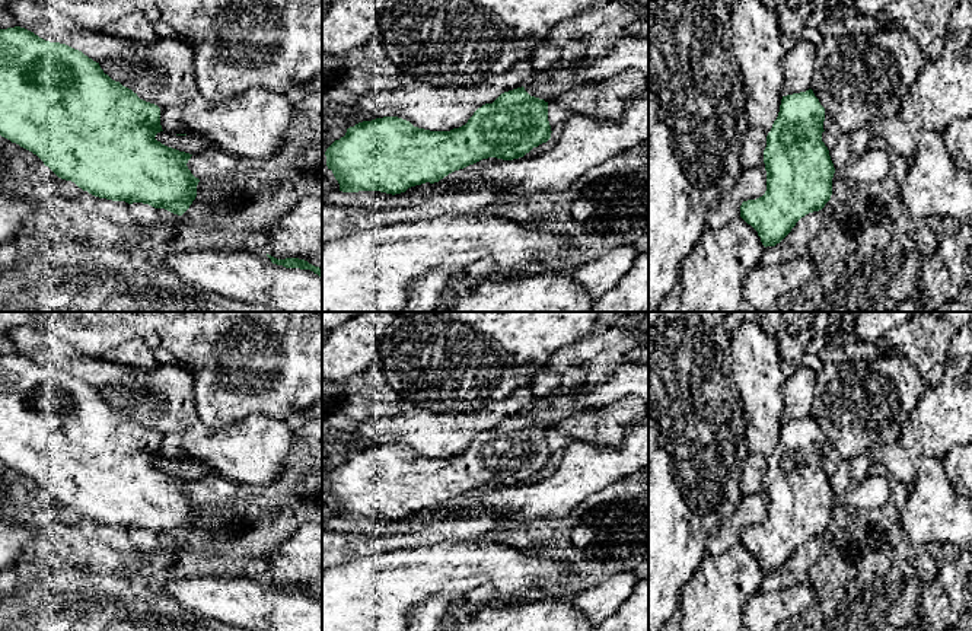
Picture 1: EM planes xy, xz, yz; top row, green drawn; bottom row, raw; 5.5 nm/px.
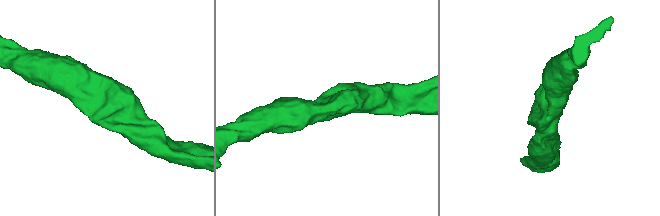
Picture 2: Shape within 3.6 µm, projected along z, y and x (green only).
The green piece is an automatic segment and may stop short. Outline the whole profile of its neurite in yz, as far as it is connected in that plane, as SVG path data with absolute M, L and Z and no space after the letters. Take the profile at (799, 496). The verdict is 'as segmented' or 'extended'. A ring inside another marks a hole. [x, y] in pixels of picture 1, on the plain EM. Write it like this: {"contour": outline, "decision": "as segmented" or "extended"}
{"contour": "M812 415L783 423L764 477L767 517L740 532L740 544L758 558L765 574L780 570L801 544L822 536L831 526L835 494L822 468L823 447L825 434Z", "decision": "as segmented"}

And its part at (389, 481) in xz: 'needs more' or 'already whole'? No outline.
already whole

